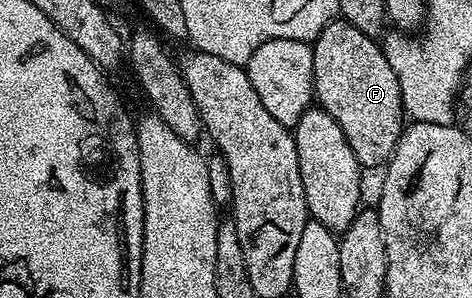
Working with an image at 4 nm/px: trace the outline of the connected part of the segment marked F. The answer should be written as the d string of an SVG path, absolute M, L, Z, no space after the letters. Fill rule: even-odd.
M343 18L327 24L311 47L314 96L319 107L342 126L361 169L387 165L406 127L406 113L398 78L386 62L383 47Z

